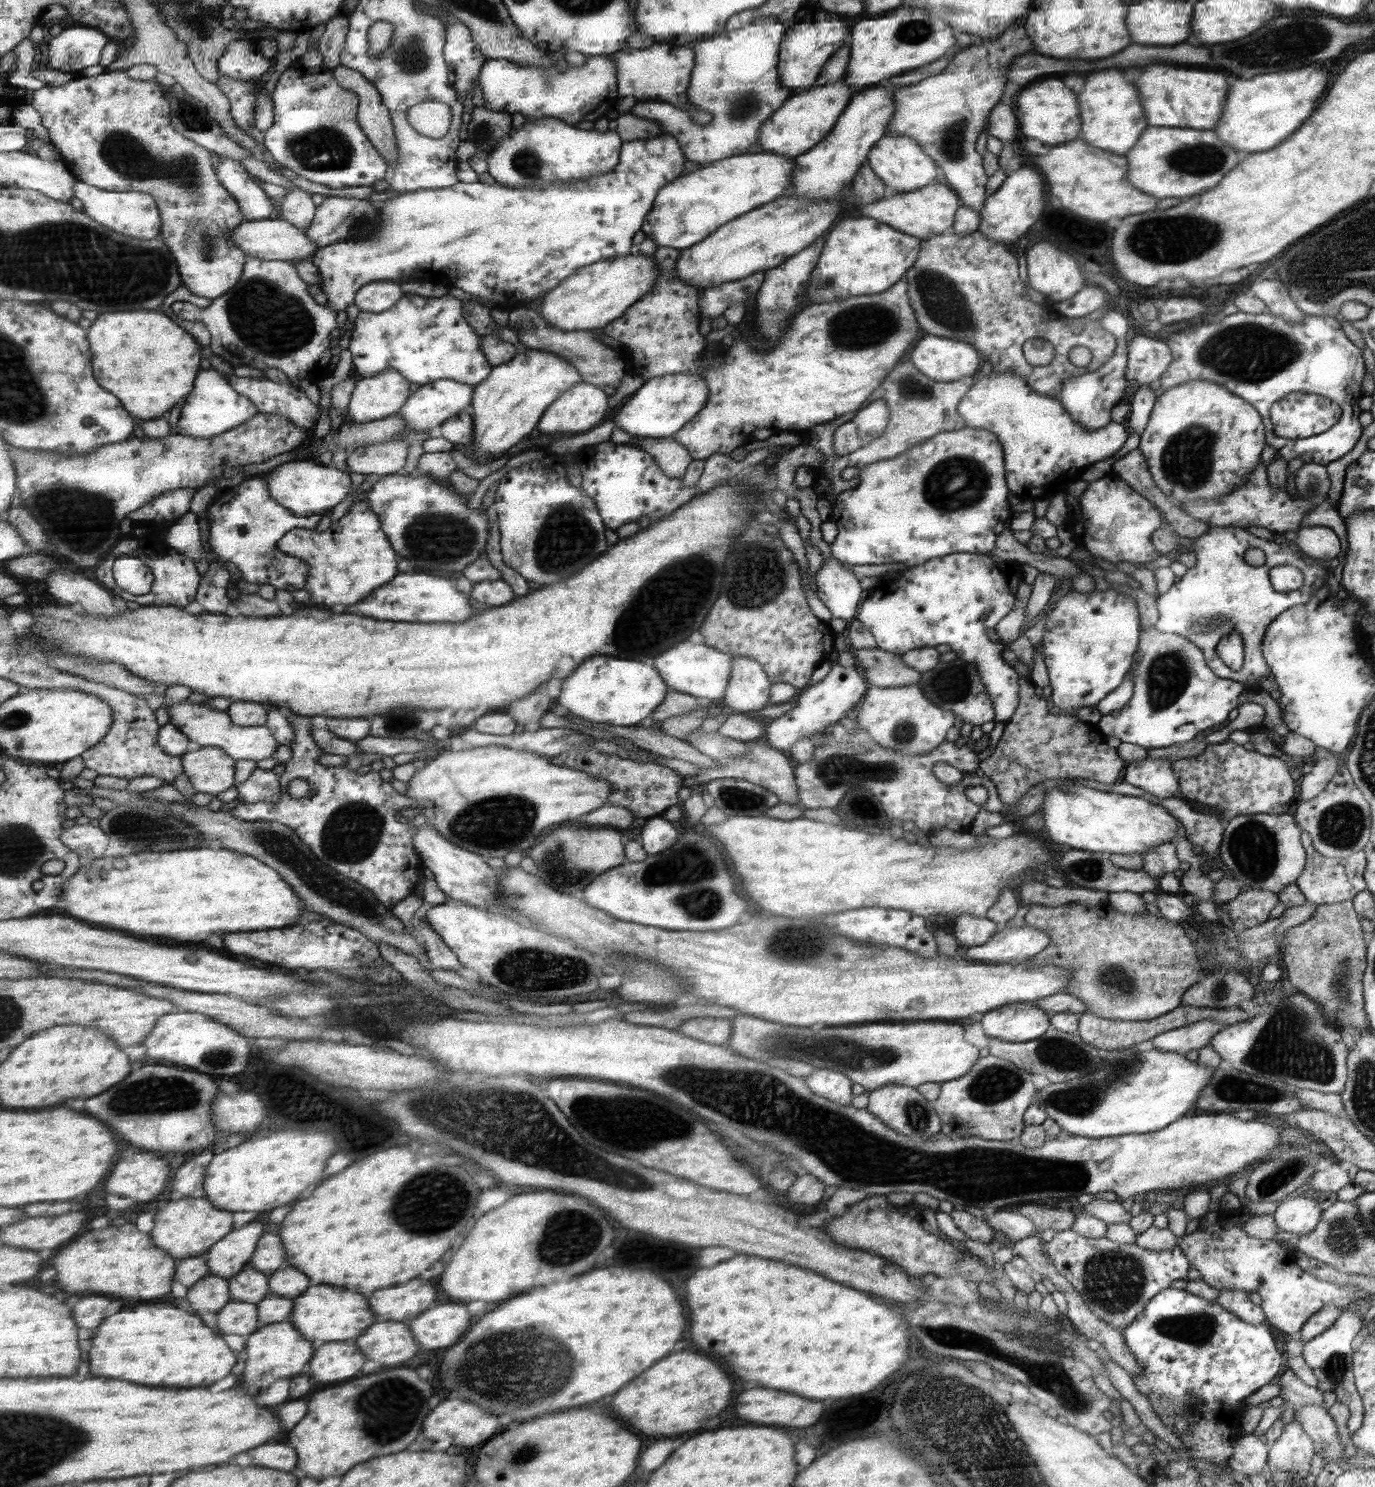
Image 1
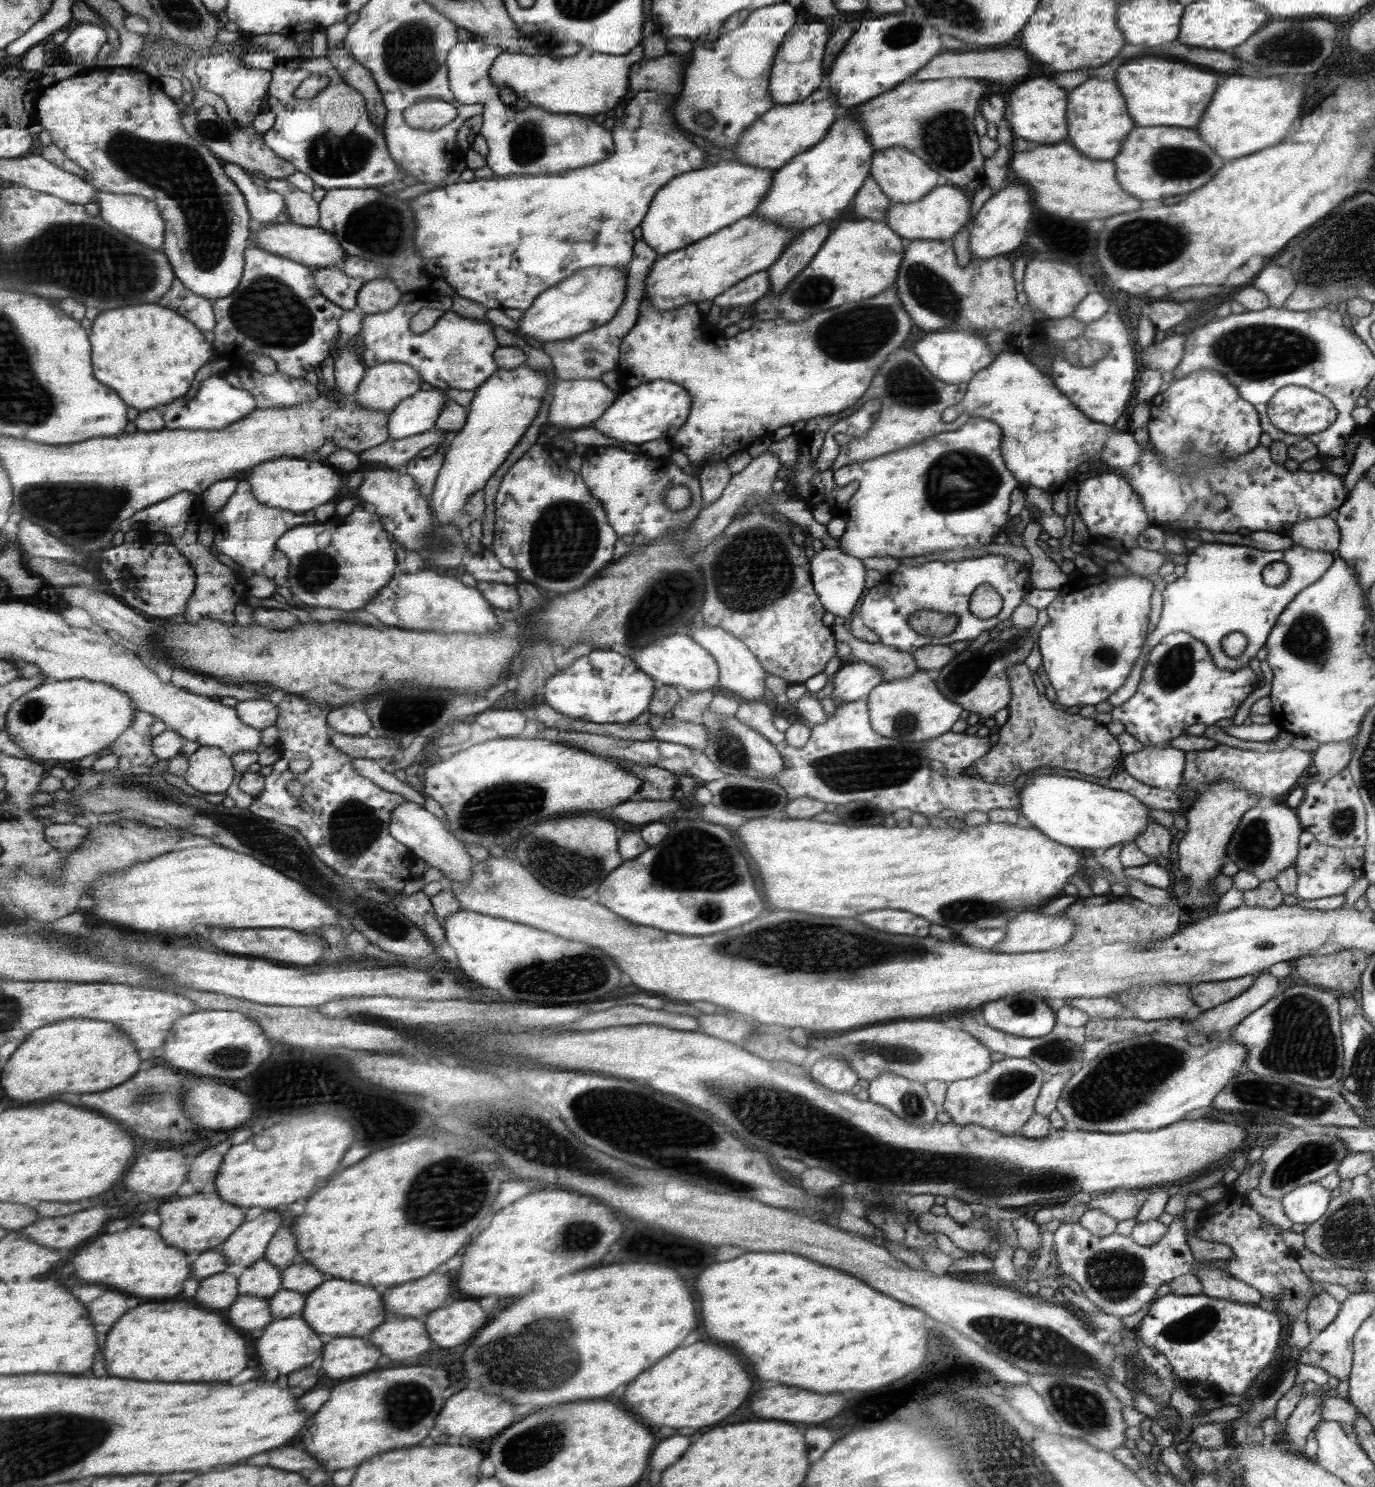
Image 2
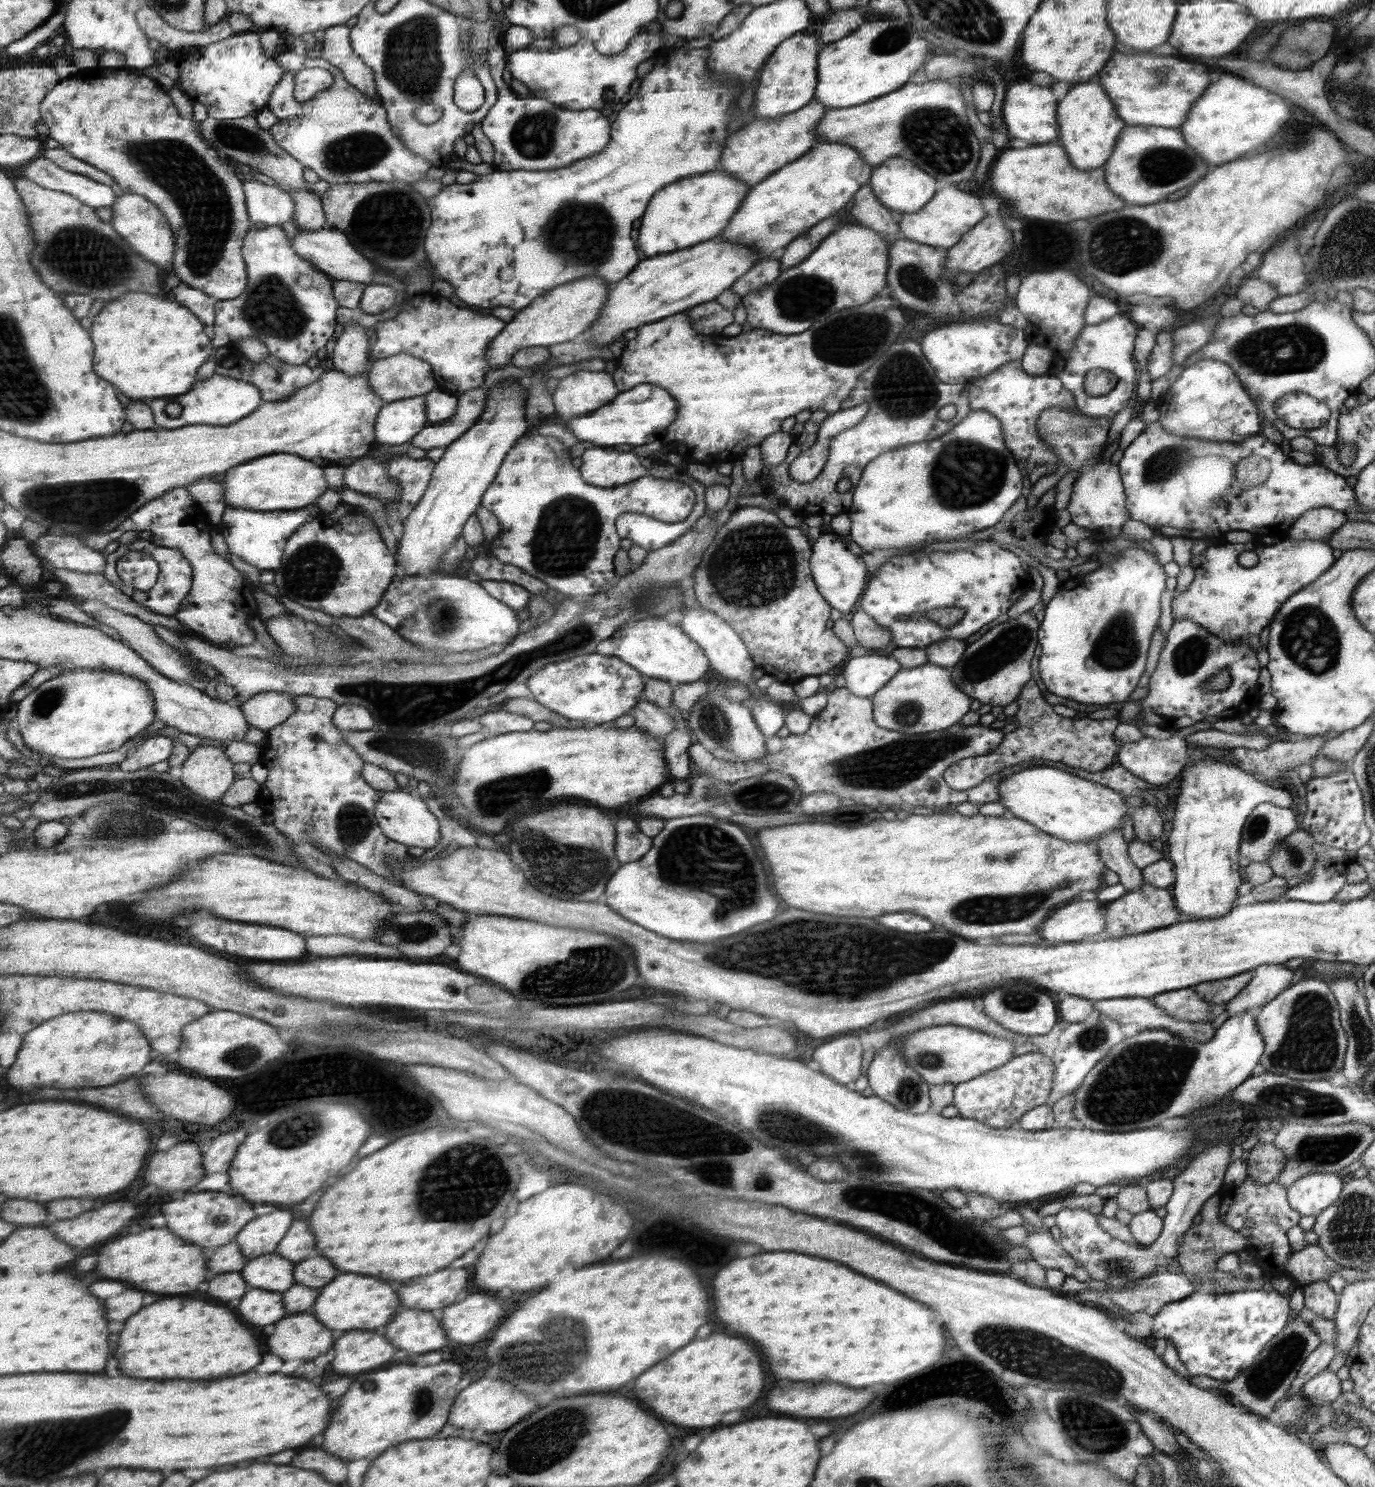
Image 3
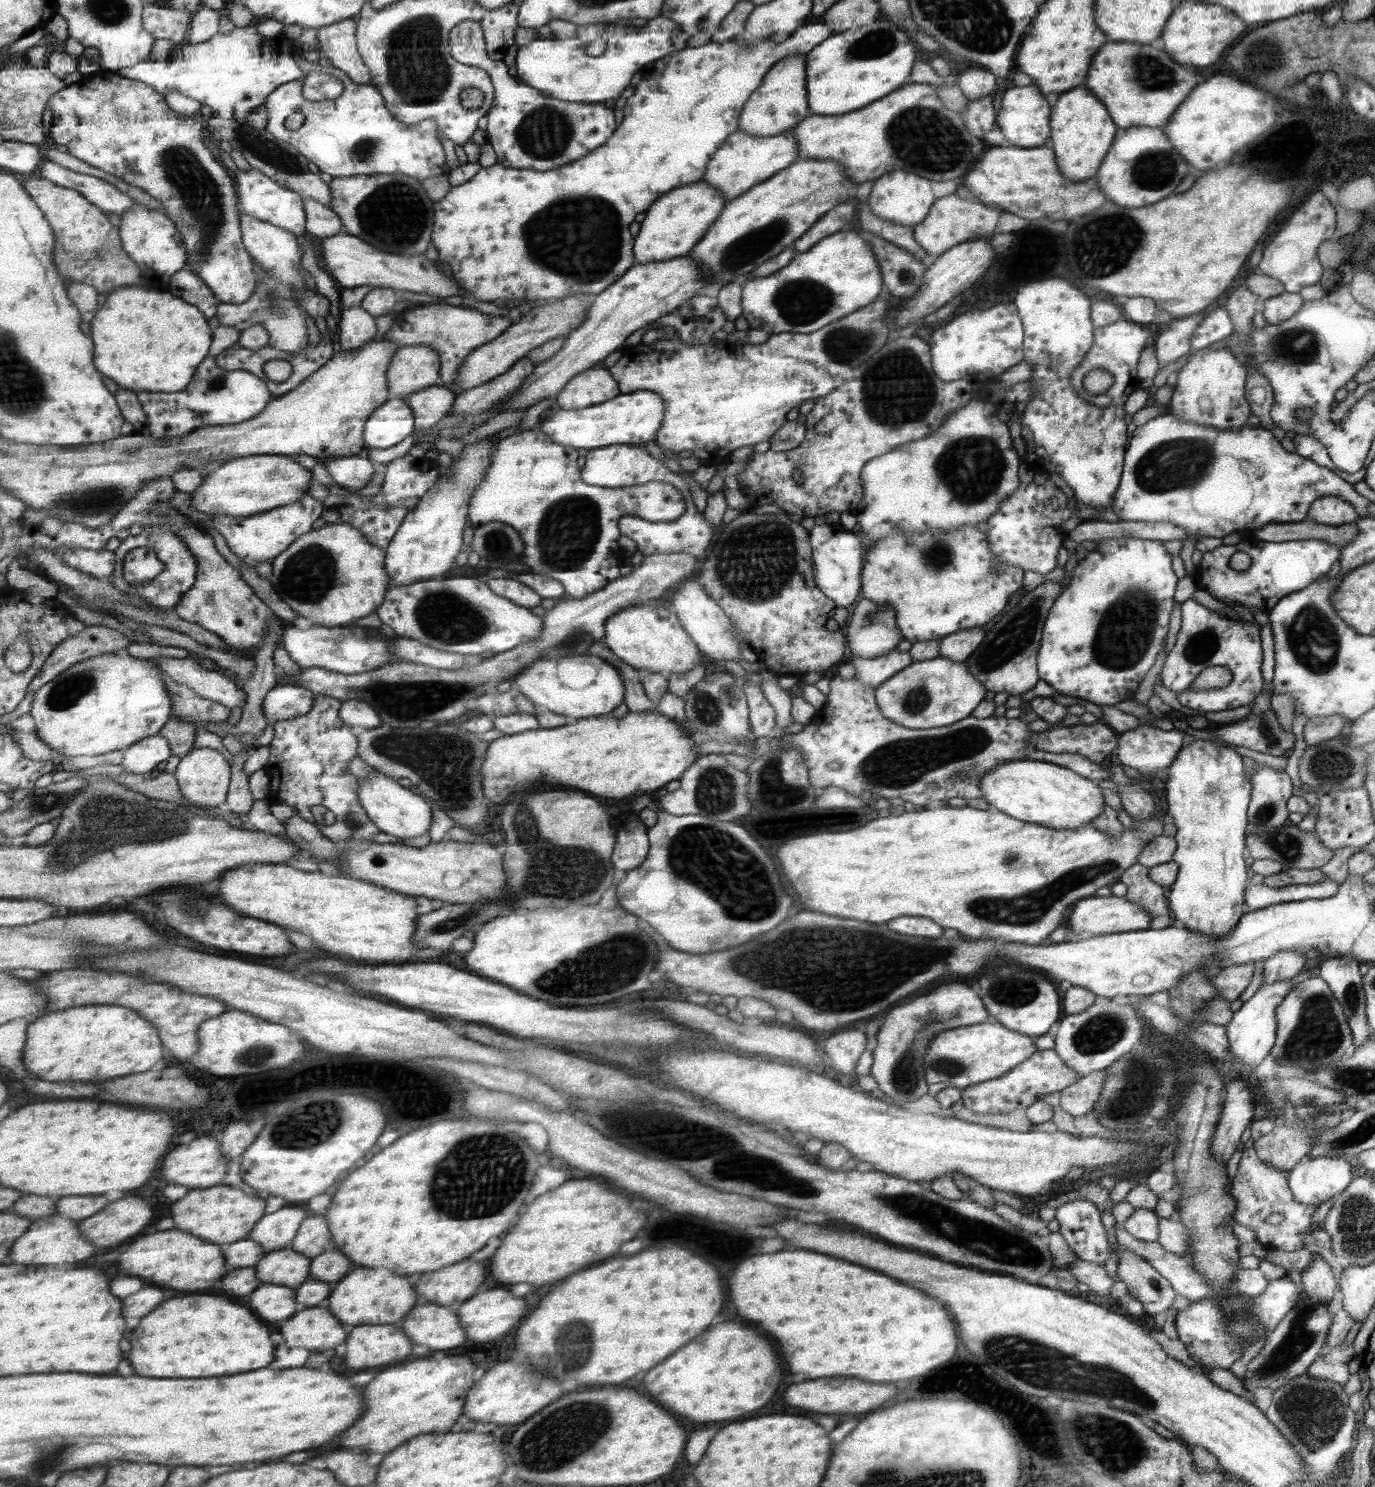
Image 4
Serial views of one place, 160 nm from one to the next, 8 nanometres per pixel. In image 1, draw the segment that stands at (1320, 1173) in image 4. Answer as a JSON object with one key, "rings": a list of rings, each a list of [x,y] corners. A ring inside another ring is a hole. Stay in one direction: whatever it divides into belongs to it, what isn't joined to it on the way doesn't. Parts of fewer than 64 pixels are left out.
{"rings":[[[1295,1195],[1277,1204],[1277,1208],[1271,1214],[1275,1227],[1281,1233],[1296,1234],[1301,1237],[1316,1229],[1317,1222],[1320,1222],[1322,1211],[1312,1198]]]}

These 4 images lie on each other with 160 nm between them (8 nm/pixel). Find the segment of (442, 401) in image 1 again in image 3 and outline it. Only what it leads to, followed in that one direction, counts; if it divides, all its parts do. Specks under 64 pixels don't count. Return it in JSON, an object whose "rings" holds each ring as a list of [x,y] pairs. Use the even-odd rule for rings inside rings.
{"rings":[[[425,397],[390,402],[381,409],[376,435],[379,444],[397,446],[411,442],[428,425],[428,400]]]}

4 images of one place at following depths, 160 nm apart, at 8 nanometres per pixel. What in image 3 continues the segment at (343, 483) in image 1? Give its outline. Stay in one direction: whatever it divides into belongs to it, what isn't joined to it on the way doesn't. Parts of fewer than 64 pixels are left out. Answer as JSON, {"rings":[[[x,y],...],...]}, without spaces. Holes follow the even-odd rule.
{"rings":[[[270,454],[259,457],[231,469],[223,477],[226,488],[226,501],[229,507],[241,507],[247,510],[275,512],[279,510],[301,510],[310,504],[316,504],[329,490],[325,478],[324,464],[317,465],[309,459],[296,454]]]}

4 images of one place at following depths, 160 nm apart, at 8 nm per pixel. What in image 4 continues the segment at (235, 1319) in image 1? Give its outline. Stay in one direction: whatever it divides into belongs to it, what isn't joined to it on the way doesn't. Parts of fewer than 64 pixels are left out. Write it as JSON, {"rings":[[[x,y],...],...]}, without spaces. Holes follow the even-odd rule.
{"rings":[[[261,1283],[259,1290],[251,1294],[249,1302],[251,1310],[265,1322],[291,1318],[295,1314],[295,1304],[297,1304],[295,1290],[271,1283]]]}

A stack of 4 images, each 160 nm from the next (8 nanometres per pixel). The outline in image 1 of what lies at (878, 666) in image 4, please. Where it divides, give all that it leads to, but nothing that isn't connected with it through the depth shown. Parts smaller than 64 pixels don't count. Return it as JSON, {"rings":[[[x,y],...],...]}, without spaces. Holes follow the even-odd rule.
{"rings":[[[837,651],[829,653],[830,667],[827,674],[819,682],[800,691],[794,698],[795,706],[766,725],[763,737],[769,747],[787,754],[799,739],[826,735],[825,728],[829,724],[838,722],[849,708],[855,708],[853,704],[859,702],[859,698],[865,694],[869,684],[856,666],[843,667],[835,664],[834,660],[837,657]]]}

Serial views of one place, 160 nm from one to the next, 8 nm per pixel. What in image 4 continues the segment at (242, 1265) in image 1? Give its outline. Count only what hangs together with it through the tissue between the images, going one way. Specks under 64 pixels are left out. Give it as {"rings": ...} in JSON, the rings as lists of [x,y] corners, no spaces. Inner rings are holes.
{"rings":[[[281,1208],[265,1217],[254,1226],[250,1238],[258,1242],[268,1253],[290,1248],[303,1221],[311,1216],[303,1208]]]}

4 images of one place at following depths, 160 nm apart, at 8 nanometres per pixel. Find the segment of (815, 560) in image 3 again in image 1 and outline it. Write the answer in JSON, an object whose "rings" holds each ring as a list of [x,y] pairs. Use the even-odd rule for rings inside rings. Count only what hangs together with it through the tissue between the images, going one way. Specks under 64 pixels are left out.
{"rings":[[[831,556],[823,559],[821,568],[815,573],[814,592],[833,618],[848,621],[855,616],[859,598],[863,596],[857,578],[847,572],[846,566]]]}

